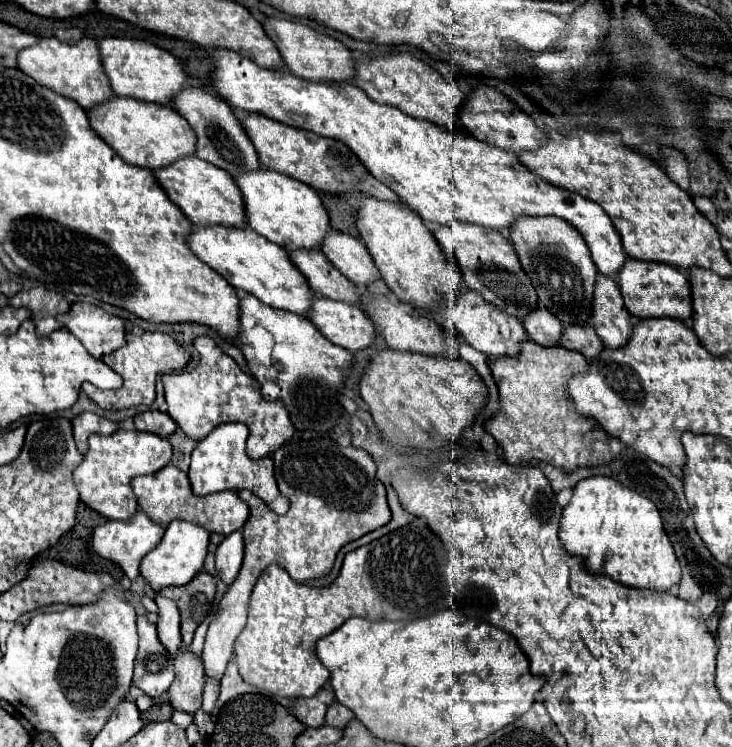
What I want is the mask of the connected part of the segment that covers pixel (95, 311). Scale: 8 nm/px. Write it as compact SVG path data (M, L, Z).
M75 302L67 314L59 314L57 320L87 348L87 352L95 358L101 358L105 354L111 354L111 350L117 350L125 346L125 324L119 316L113 316L105 312L103 308L89 304L89 302Z

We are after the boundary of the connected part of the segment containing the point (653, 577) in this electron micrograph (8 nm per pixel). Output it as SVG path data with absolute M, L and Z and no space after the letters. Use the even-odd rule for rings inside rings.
M591 476L573 488L573 496L563 508L559 538L569 554L583 556L589 570L607 574L625 586L667 592L681 580L681 568L657 506L611 476Z

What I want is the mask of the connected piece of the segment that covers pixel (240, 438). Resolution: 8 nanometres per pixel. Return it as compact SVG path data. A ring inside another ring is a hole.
M221 424L217 426L207 438L197 442L193 454L191 454L191 468L189 468L189 480L191 488L197 496L207 496L213 492L223 490L241 490L247 488L255 496L259 496L267 506L271 506L277 514L285 514L289 510L289 500L281 496L275 476L273 476L273 460L269 456L259 460L249 460L245 452L249 430L245 424Z

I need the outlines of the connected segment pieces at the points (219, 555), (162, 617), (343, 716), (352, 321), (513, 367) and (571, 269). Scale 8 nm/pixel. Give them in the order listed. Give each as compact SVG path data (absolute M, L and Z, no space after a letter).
M235 532L227 536L216 549L215 568L219 578L225 584L231 584L235 580L237 570L243 562L243 534Z
M155 594L155 602L159 606L159 622L157 632L161 644L171 652L177 654L181 650L181 632L179 632L179 610L177 604L163 594Z
M333 702L327 710L327 724L333 728L345 728L347 722L353 720L353 712L349 708L345 708L339 702Z
M315 296L307 318L331 342L347 350L367 348L375 336L371 320L361 308L325 296Z
M525 342L521 354L513 358L501 356L489 362L491 376L499 388L499 410L485 422L485 430L497 440L507 462L553 462L565 472L577 466L607 464L621 452L621 442L609 438L593 418L585 418L573 410L573 400L567 392L569 376L583 372L587 360L583 354L567 348L545 348L535 342Z
M517 218L517 222L513 222L513 226L509 228L509 240L517 252L521 268L537 290L539 304L553 312L563 324L585 322L591 312L597 268L589 258L589 248L585 246L585 242L581 242L581 234L577 234L577 230L569 226L569 222L561 222L561 218Z

